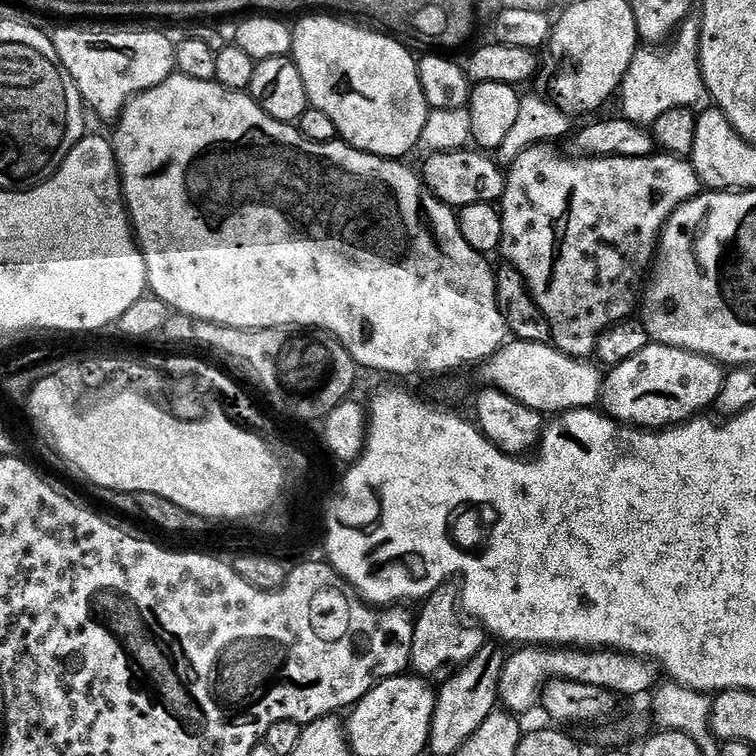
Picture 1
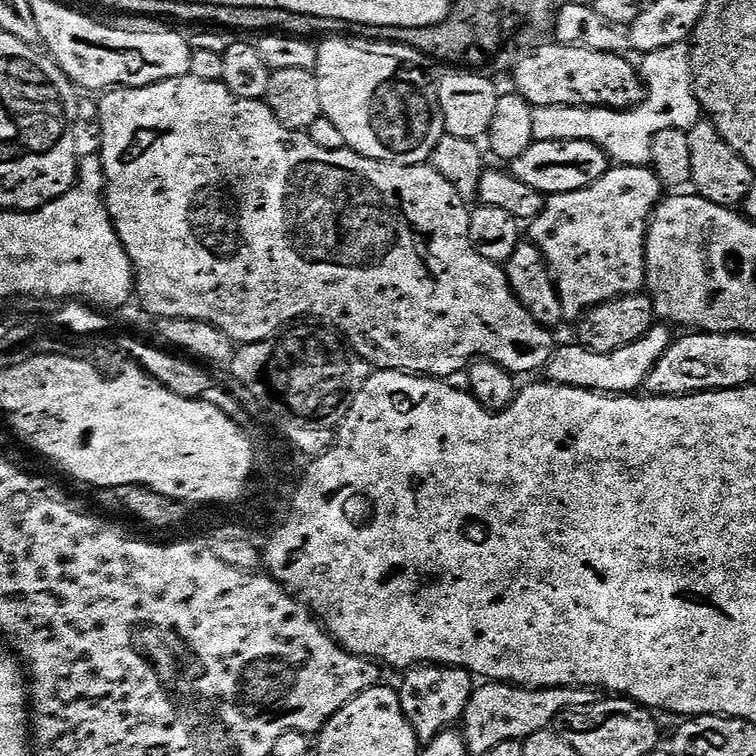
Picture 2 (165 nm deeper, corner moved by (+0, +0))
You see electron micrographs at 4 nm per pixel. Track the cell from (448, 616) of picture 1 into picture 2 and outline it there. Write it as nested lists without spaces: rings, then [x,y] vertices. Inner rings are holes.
[[[422,664],[407,669],[403,676],[404,681],[398,684],[400,701],[421,745],[429,744],[431,740],[438,738],[438,734],[461,723],[474,691],[473,673],[464,668],[452,668],[448,664]]]

